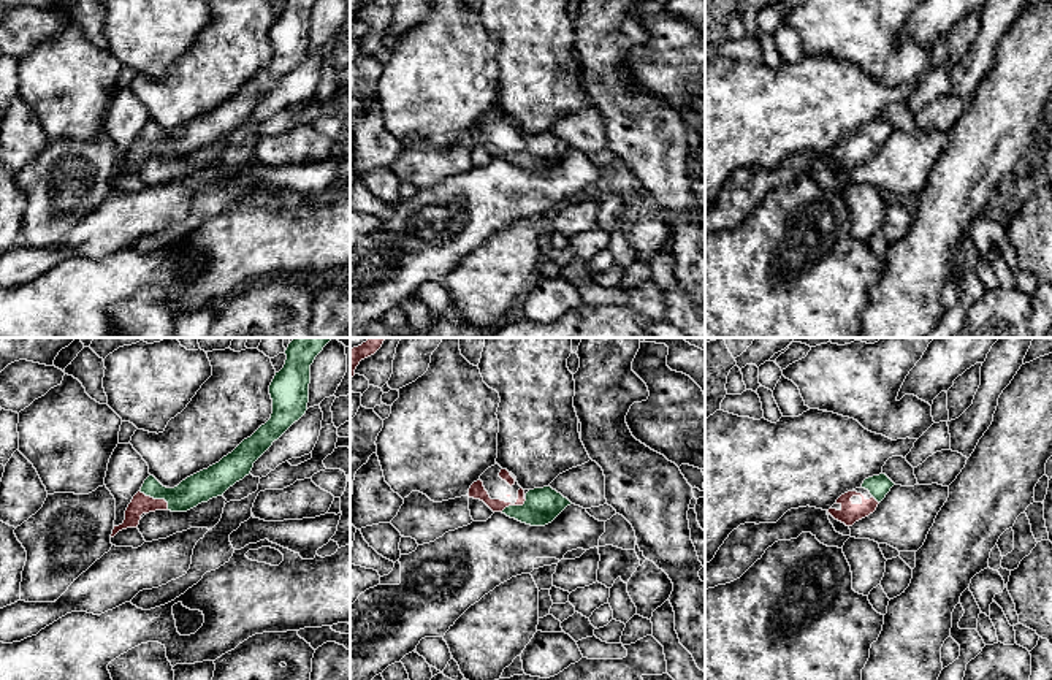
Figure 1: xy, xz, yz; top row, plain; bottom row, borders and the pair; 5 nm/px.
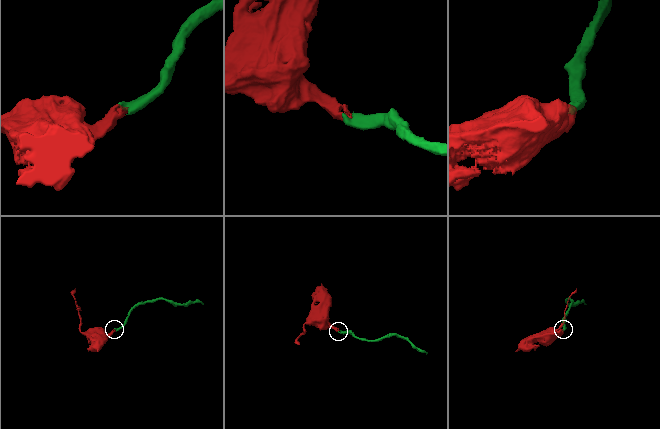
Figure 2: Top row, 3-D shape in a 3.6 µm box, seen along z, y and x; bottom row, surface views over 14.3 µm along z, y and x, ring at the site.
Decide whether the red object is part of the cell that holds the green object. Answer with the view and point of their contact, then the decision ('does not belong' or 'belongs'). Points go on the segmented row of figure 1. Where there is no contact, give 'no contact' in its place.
xy (157, 498) | belongs

